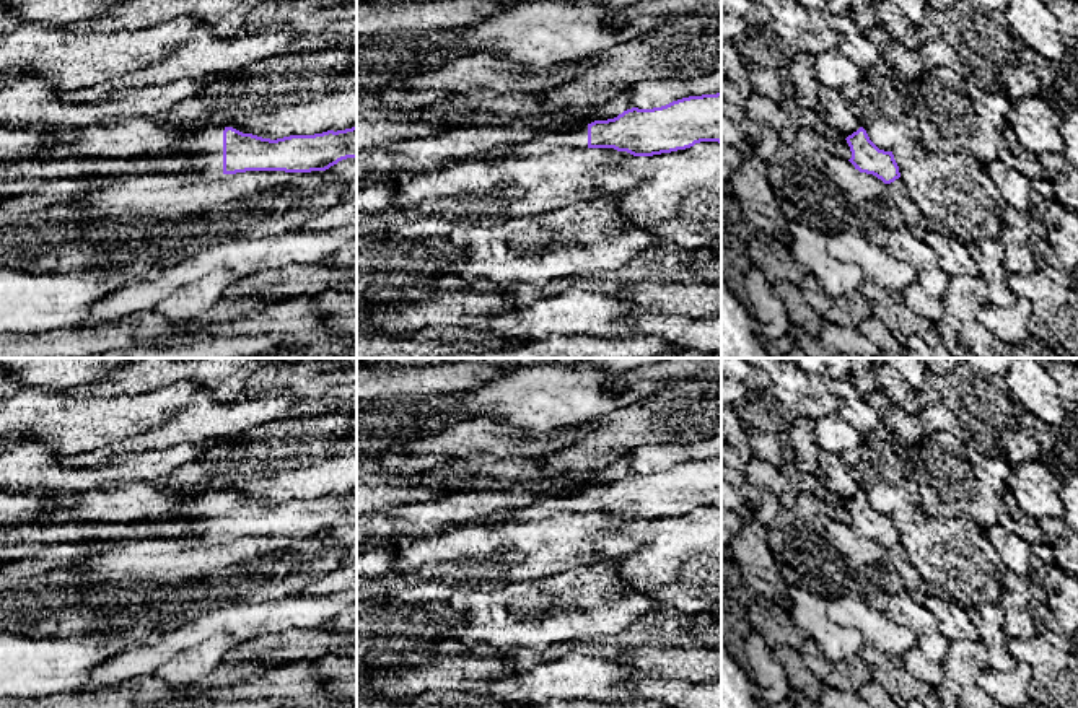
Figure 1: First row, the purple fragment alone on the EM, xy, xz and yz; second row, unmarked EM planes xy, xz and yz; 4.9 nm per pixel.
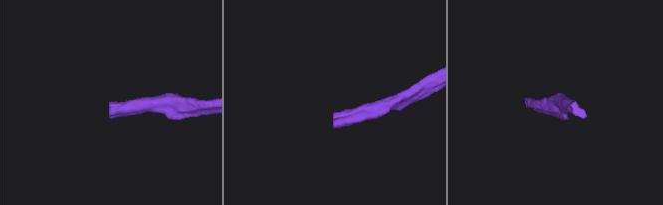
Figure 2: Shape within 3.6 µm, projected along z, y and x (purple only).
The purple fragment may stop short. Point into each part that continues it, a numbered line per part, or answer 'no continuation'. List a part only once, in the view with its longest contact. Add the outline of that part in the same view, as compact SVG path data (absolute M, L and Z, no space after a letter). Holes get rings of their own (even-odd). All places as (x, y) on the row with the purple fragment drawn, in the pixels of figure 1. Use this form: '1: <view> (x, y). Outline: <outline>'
1: xy (205, 150). Outline: M215 125L194 137L182 137L177 143L156 155L187 156L191 166L184 173L223 176L223 130L225 127Z

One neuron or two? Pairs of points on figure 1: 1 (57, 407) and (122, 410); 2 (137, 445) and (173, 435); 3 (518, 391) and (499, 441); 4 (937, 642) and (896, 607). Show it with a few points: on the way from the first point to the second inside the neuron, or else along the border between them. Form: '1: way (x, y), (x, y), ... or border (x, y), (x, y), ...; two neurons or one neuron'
1: way (74, 410), (106, 410); one neuron
2: way (145, 441), (165, 435); one neuron
3: border (468, 417), (490, 417), (543, 433); two neurons
4: way (927, 632), (906, 612); one neuron

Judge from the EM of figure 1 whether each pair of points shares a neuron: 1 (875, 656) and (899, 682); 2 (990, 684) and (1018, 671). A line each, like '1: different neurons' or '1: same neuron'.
1: same neuron
2: same neuron

